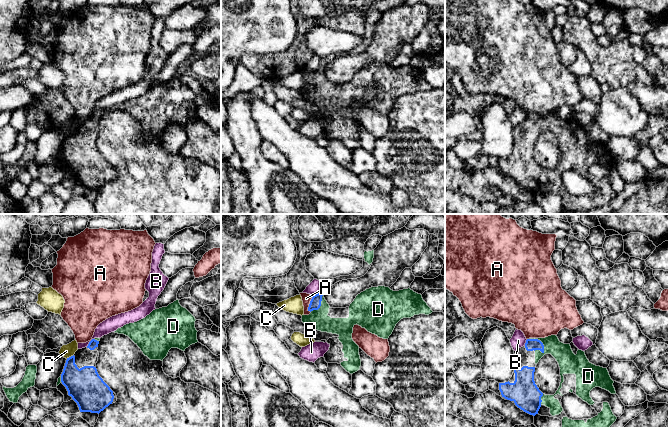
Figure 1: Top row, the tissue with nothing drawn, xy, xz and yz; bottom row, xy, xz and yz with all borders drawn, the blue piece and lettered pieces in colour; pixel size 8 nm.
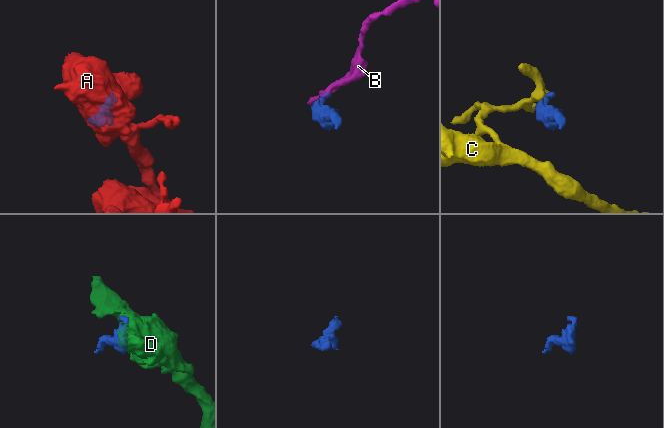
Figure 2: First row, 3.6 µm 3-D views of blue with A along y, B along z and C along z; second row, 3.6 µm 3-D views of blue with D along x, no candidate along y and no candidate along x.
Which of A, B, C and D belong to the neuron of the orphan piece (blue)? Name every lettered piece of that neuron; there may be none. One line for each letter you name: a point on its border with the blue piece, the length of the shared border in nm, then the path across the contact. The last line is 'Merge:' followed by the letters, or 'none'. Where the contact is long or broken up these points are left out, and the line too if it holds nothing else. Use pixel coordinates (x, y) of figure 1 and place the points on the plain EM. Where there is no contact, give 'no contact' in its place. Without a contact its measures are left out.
D: contact yz (540, 117); length 170 nm
Merge: D

